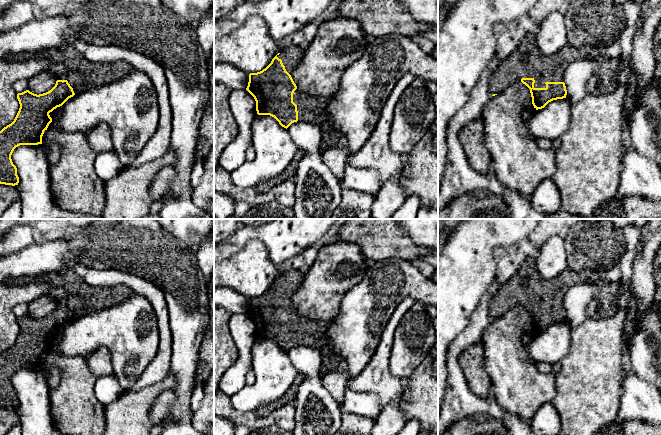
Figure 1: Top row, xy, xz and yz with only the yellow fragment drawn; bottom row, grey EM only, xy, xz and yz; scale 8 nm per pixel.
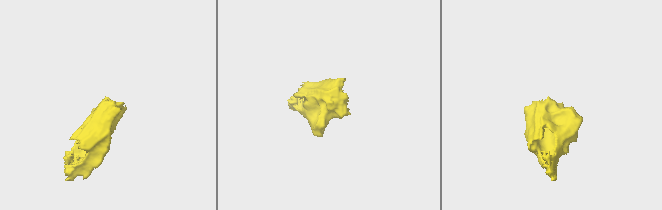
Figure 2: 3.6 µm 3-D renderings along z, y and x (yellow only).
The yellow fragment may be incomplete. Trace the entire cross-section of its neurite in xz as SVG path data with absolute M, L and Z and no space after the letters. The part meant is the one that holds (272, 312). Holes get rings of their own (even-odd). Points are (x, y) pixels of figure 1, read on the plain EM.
M296 270L283 273L272 283L271 287L265 293L249 298L249 306L246 314L256 325L258 339L270 339L286 353L297 345L316 348L322 357L320 369L322 377L324 374L334 370L344 370L344 365L341 357L333 354L325 343L325 333L331 321L315 320L299 314L291 301L292 294L299 287L304 277L305 271Z

